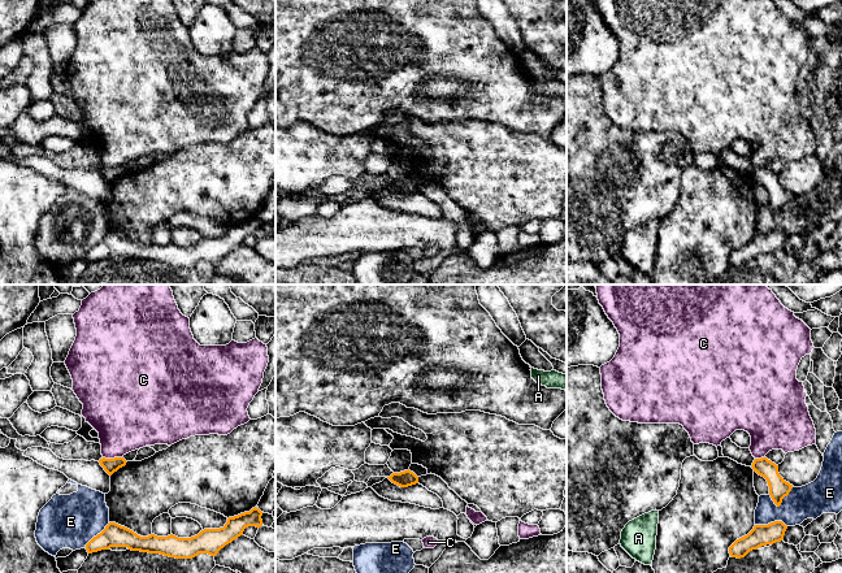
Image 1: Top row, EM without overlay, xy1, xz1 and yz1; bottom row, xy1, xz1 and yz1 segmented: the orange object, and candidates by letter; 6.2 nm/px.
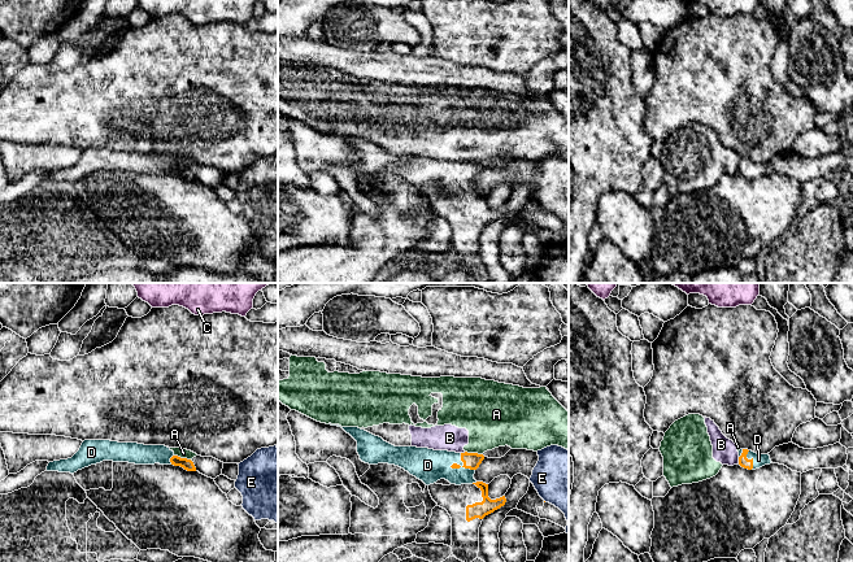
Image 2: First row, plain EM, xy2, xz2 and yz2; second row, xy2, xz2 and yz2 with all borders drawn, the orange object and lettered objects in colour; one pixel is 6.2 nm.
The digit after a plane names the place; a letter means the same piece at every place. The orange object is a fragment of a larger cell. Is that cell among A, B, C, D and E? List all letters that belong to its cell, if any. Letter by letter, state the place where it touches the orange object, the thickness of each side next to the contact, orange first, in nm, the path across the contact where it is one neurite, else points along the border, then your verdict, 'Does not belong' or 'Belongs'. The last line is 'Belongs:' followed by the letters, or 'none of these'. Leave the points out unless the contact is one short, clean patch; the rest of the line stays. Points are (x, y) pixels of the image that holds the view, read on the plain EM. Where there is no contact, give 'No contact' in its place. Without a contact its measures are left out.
A: Touches orange at xy2 (183, 168). Thickness 70 nm (orange) against 60 nm. Does not belong
B: Touches orange at yz2 (739, 169). Thickness 70 nm (orange) against 160 nm. Boundary: yz2 (738, 166), (739, 171). Does not belong
C: Touches orange at xy1 (112, 168). Thickness 90 nm (orange) against 360 nm. Boundary: xy1 (103, 165), (121, 166). Does not belong
D: Touches orange at xz2 (462, 175). Thickness 100 nm (orange) against 200 nm. Path across: xz2 (471, 170), (462, 175), (427, 174). Belongs
E: Touches orange at yz1 (785, 204). Thickness 120 nm (orange) against 220 nm. Does not belong
Belongs: D

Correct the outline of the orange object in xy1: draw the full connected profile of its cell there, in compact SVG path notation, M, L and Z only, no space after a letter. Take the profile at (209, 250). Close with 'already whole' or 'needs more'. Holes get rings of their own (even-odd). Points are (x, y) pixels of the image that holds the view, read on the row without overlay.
M255 216L249 221L229 226L223 236L204 238L191 247L178 247L173 243L140 246L125 235L109 231L86 253L86 259L92 262L110 256L127 256L131 260L160 262L175 268L192 268L199 262L216 265L221 257L243 244L246 236L262 235L261 225L262 221Z; already whole

